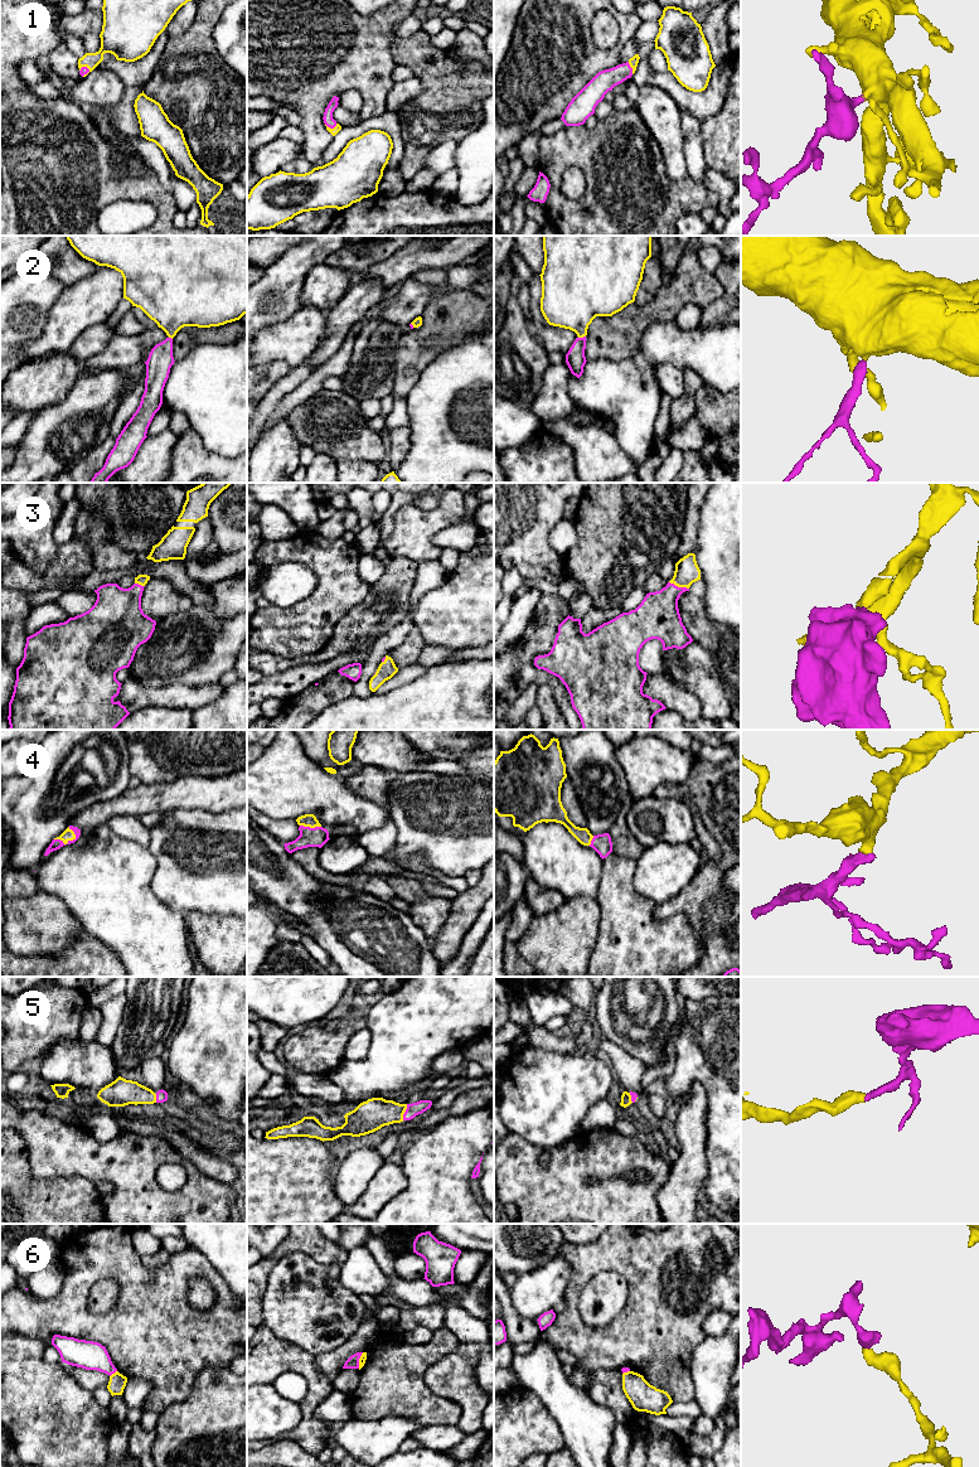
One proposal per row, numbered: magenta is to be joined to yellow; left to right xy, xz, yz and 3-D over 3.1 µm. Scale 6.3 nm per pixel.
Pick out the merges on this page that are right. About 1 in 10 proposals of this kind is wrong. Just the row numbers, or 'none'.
1, 2, 3, 4, 5

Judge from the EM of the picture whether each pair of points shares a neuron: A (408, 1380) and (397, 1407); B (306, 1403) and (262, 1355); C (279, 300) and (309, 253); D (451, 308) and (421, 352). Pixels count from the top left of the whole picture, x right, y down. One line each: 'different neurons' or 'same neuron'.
A: same neuron
B: same neuron
C: same neuron
D: same neuron

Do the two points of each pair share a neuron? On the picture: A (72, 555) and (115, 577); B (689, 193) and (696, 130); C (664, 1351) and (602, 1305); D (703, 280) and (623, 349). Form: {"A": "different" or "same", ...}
{"A": "different", "B": "different", "C": "different", "D": "same"}

